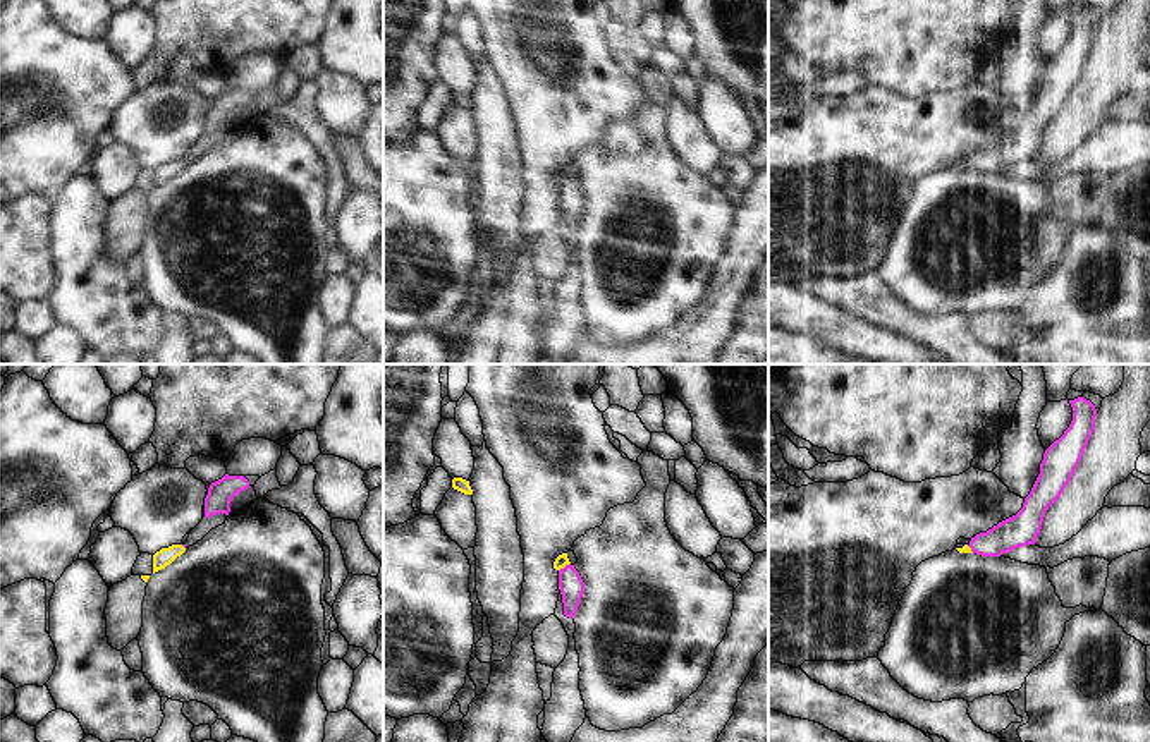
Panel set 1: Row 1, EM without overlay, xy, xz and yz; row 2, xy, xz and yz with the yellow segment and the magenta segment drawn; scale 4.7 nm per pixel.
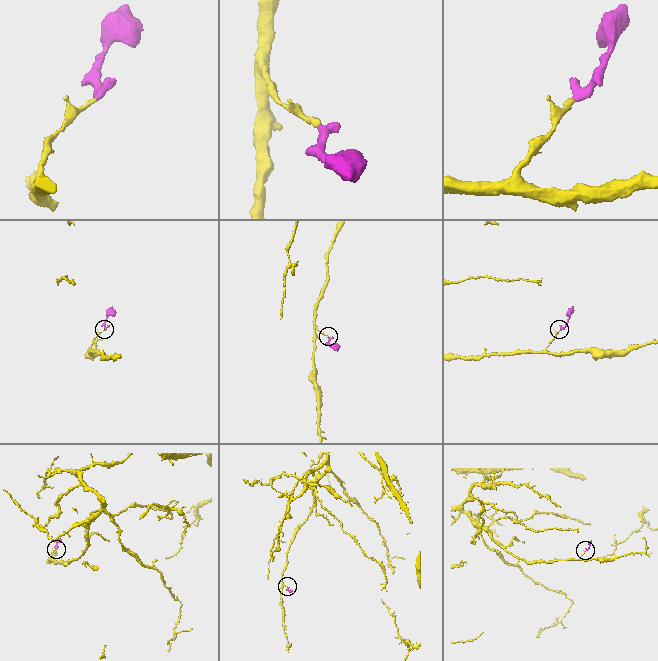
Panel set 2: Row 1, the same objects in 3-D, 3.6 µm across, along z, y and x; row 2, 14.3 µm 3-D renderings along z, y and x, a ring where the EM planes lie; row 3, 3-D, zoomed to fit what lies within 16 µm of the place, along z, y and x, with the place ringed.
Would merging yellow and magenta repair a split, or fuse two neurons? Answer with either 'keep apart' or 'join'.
join

